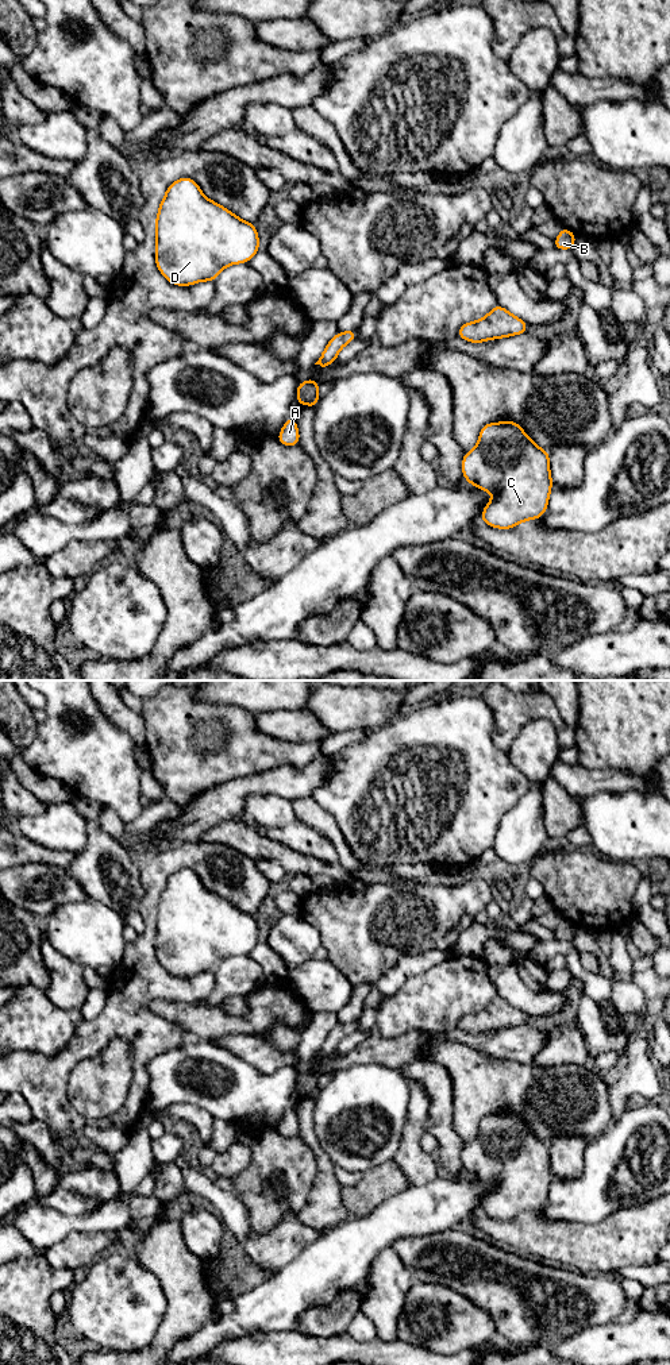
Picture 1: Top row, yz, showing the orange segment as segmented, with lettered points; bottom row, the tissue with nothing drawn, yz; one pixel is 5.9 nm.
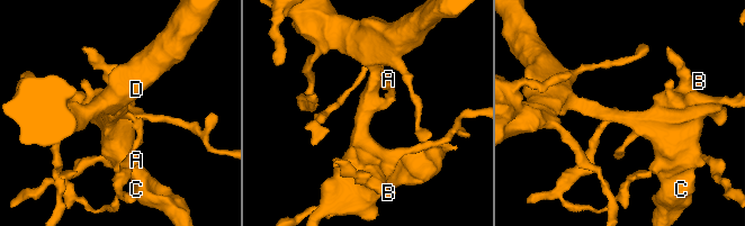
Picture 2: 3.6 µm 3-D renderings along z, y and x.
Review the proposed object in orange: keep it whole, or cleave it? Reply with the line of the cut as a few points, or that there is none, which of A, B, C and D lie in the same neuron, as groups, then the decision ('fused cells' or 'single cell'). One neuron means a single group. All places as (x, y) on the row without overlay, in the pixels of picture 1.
no cut; A B C D; single cell

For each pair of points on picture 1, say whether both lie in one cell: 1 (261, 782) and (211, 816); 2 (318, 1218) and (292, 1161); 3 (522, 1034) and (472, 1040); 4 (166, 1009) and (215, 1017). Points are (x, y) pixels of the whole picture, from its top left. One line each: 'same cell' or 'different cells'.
1: same cell
2: different cells
3: same cell
4: same cell

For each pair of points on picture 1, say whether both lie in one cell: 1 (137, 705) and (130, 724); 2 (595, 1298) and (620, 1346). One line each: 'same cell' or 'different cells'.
1: different cells
2: different cells

